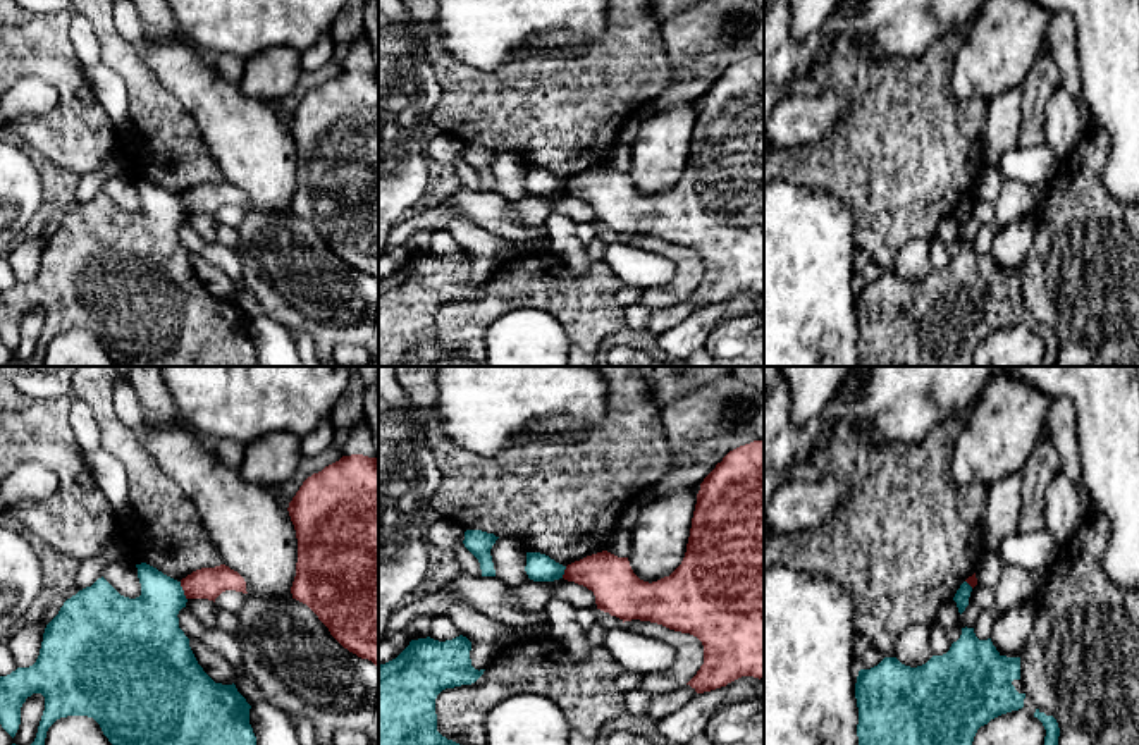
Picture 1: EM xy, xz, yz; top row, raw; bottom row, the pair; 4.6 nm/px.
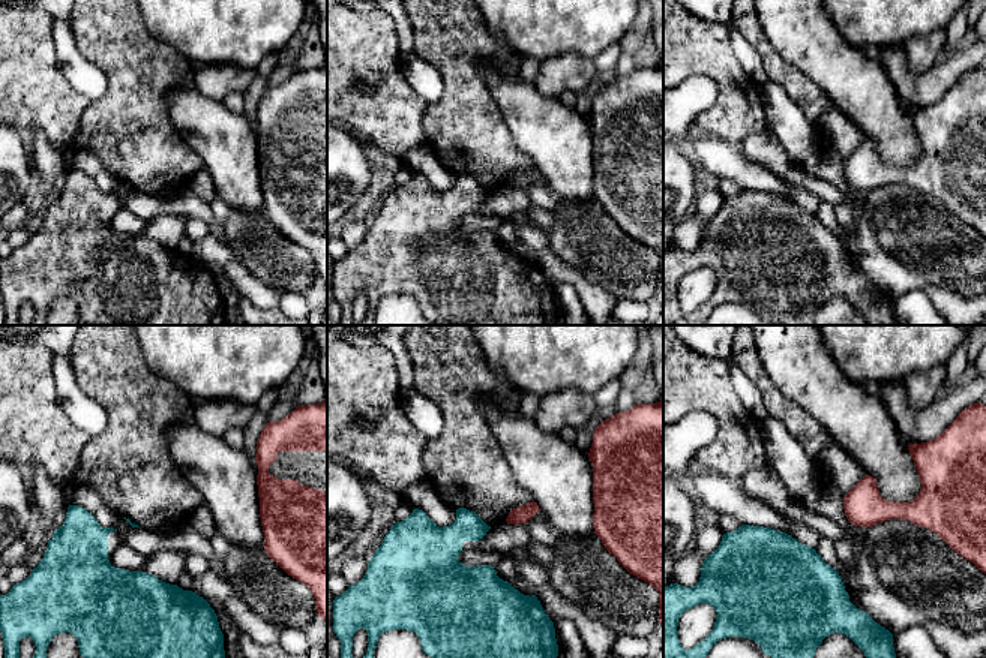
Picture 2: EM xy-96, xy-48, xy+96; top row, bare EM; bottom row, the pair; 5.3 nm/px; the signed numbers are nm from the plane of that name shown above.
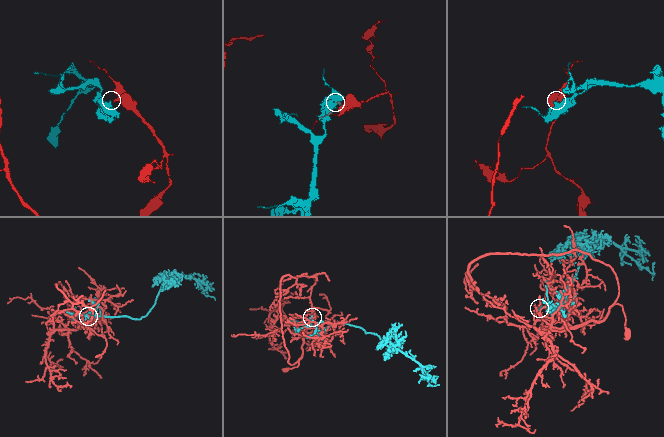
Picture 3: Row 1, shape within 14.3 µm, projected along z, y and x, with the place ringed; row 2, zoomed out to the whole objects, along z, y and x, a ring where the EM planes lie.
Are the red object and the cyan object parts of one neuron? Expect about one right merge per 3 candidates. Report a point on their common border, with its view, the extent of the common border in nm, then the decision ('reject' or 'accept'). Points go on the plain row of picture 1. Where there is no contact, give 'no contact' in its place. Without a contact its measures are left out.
meets red in xy at (183, 203); contact 90 nm long; reject

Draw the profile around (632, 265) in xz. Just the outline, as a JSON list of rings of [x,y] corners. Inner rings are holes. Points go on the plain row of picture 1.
[[[625,239],[606,246],[604,263],[623,286],[633,286],[642,291],[666,286],[676,274],[669,260],[657,253],[635,248]]]

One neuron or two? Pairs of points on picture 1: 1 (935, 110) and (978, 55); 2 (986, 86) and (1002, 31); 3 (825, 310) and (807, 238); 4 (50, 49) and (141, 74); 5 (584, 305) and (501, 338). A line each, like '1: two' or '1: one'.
1: two
2: one
3: one
4: two
5: two

